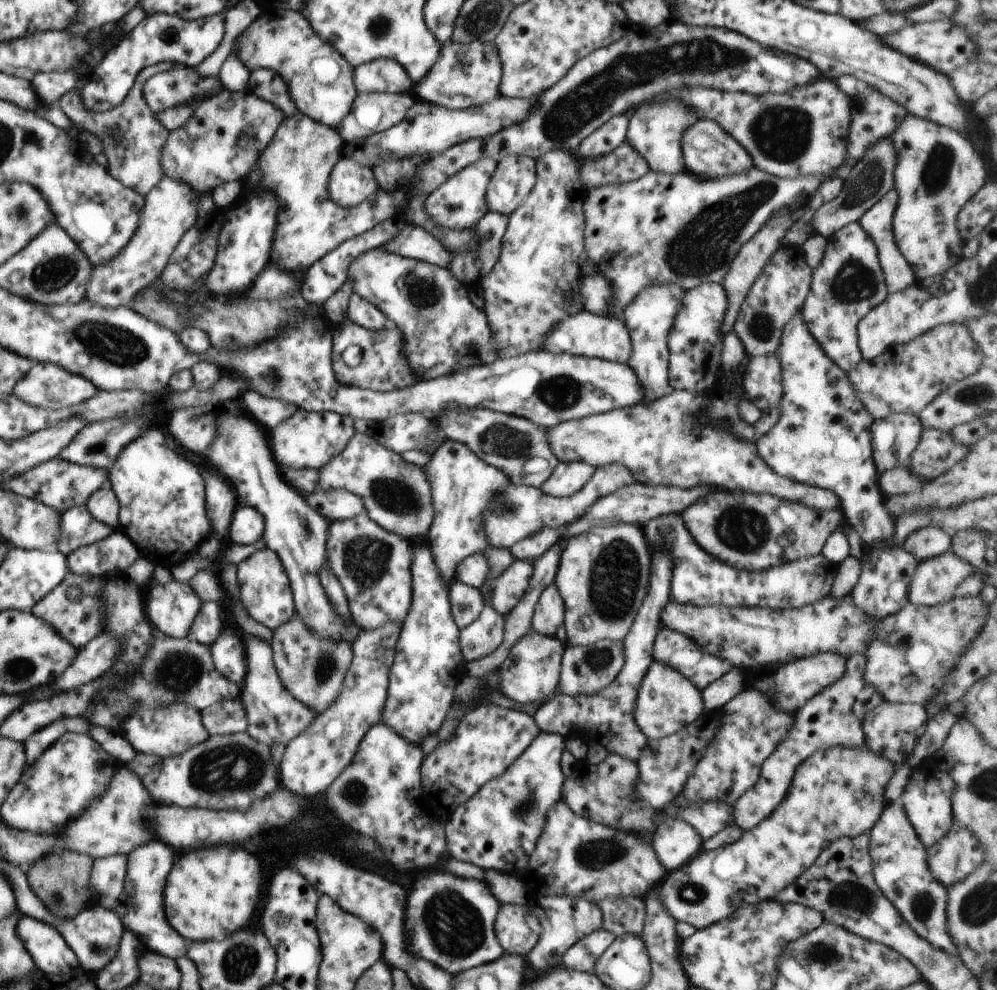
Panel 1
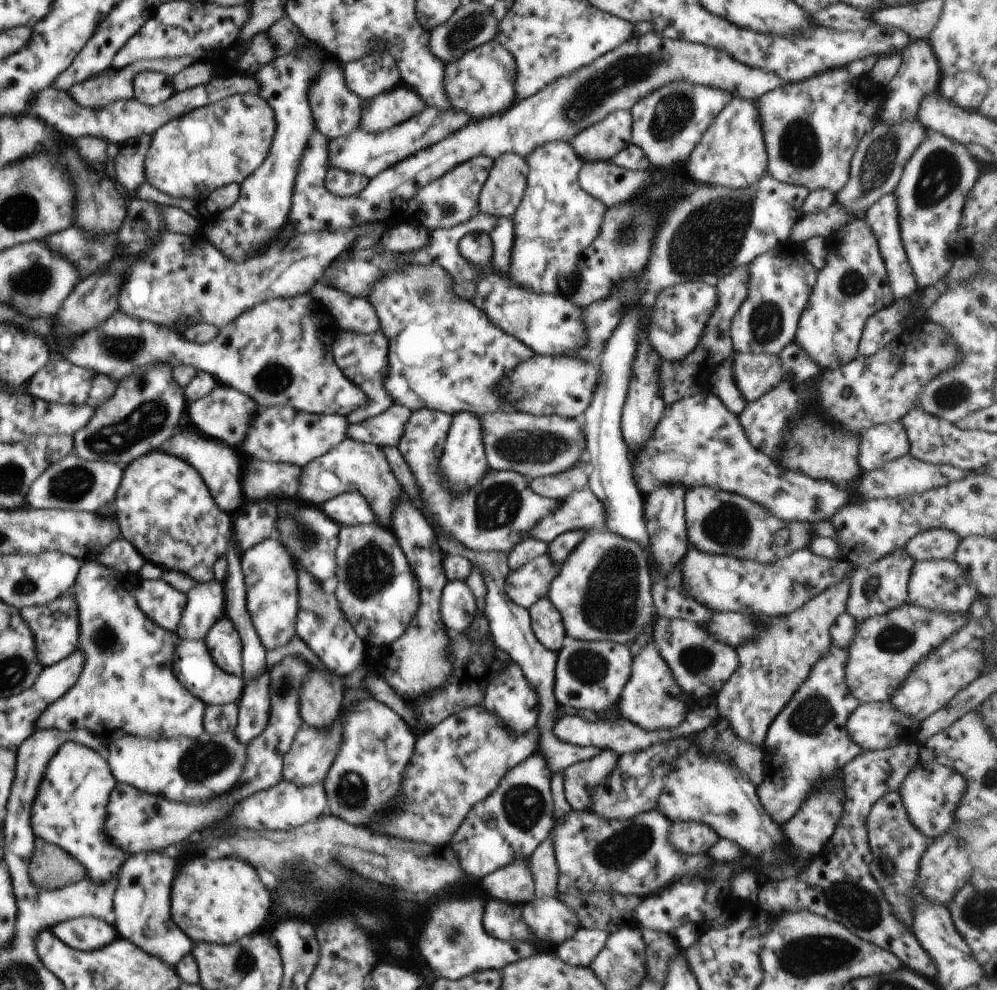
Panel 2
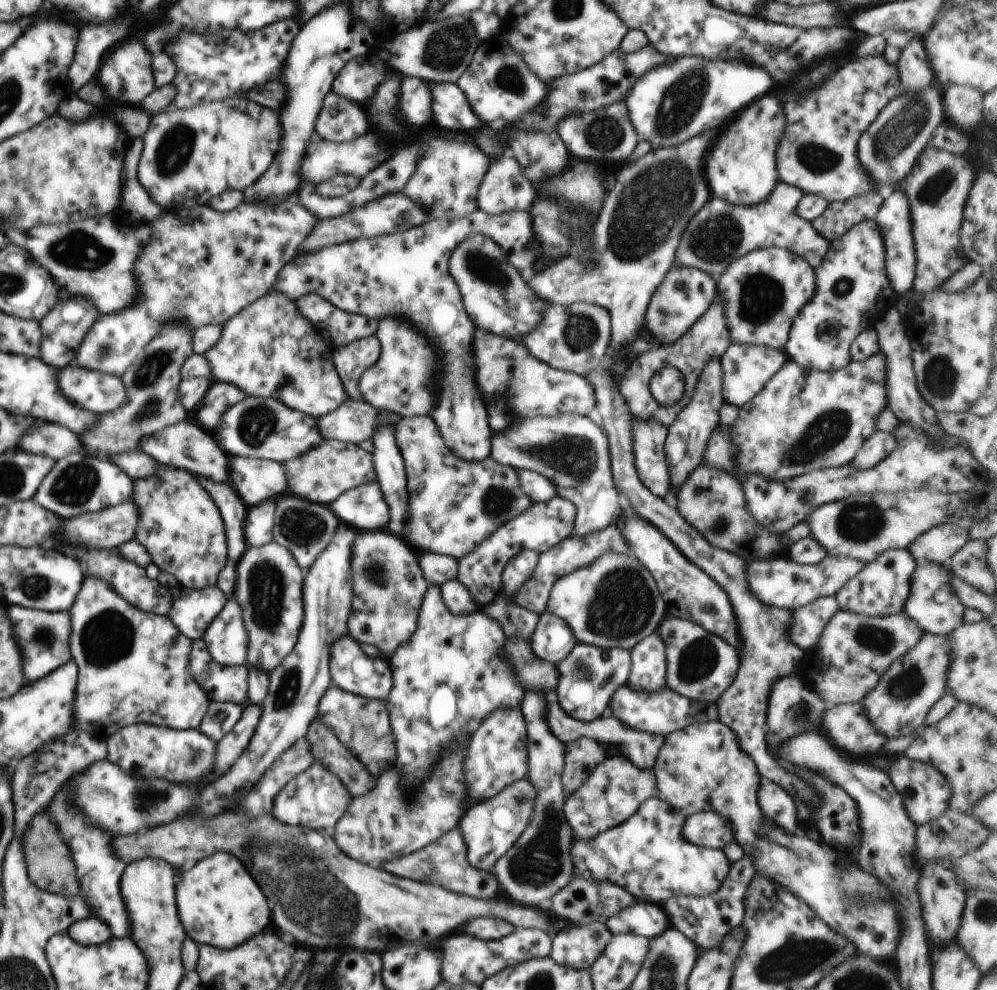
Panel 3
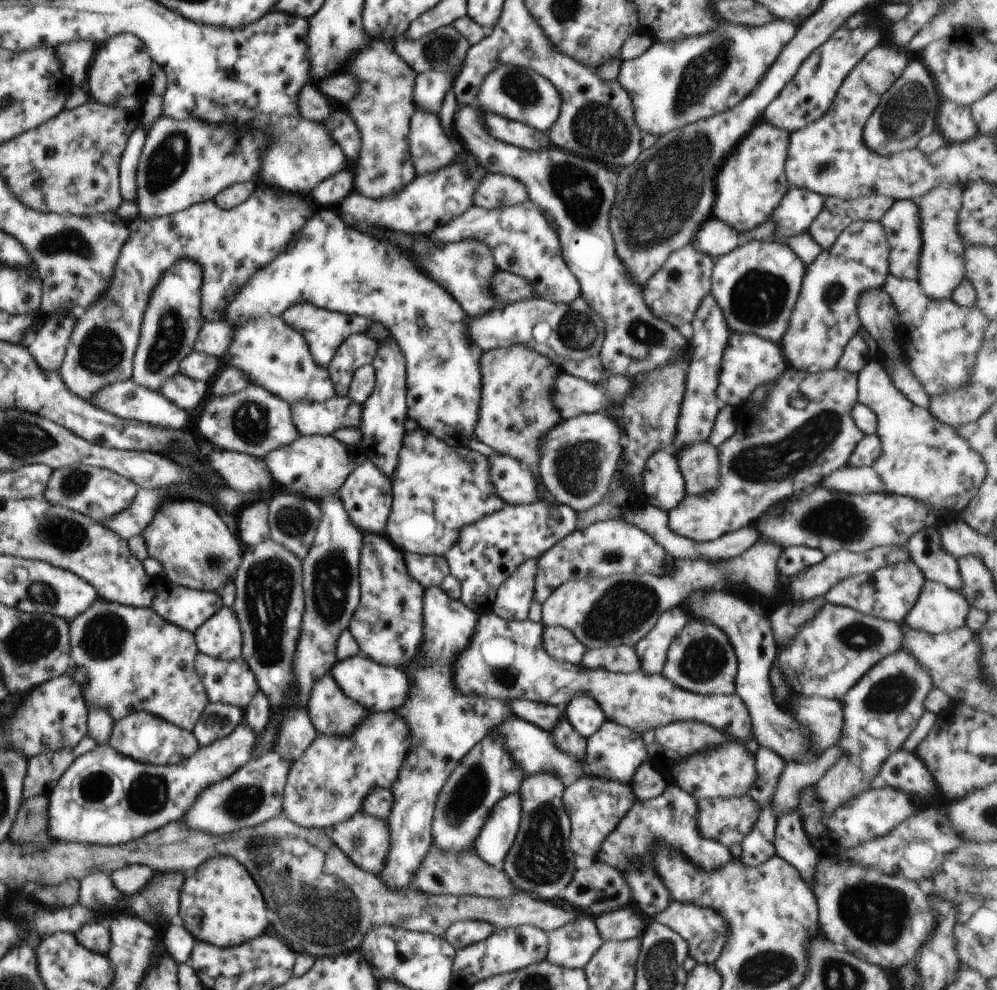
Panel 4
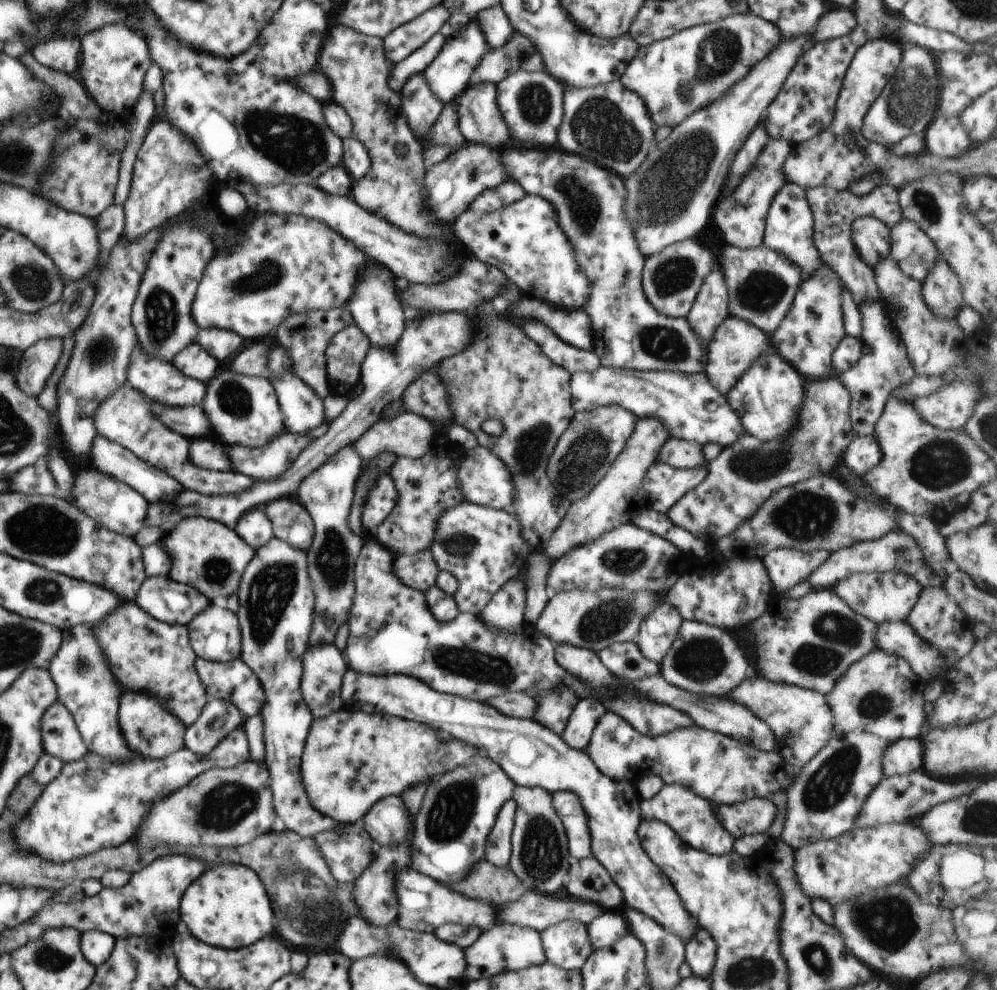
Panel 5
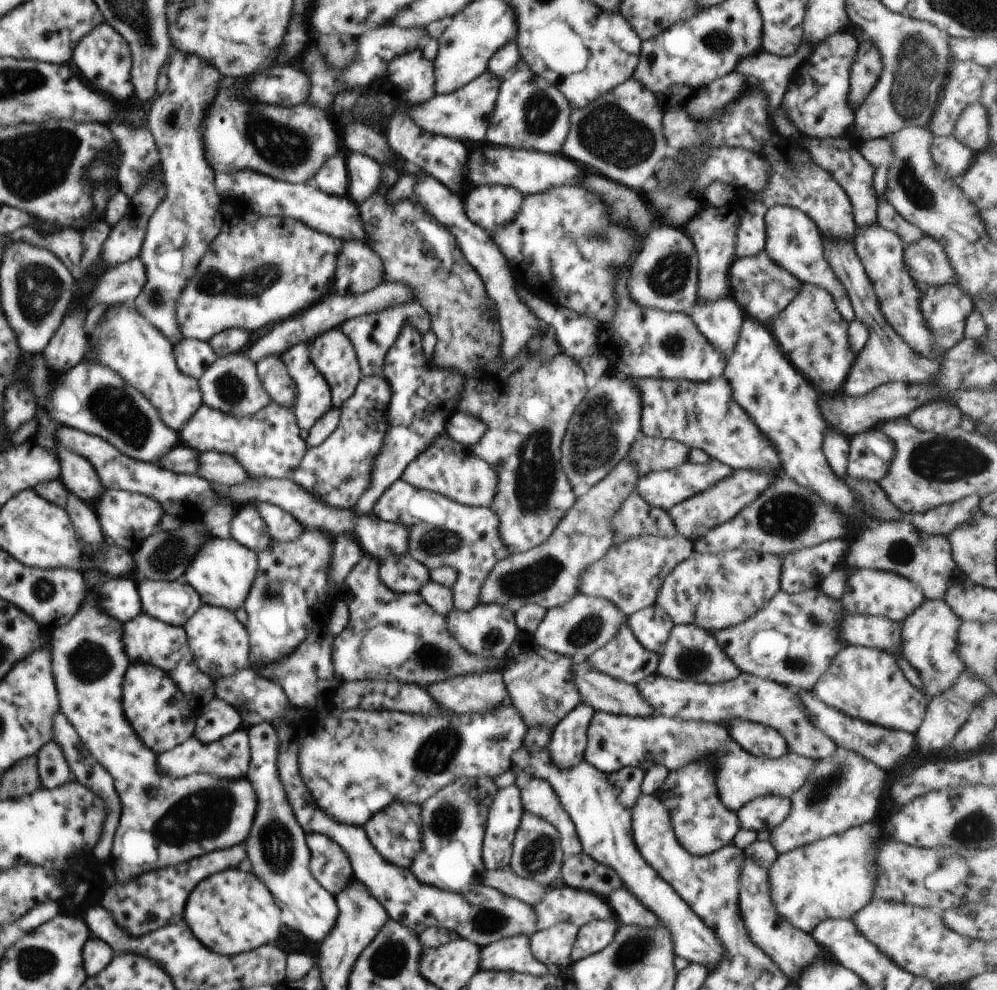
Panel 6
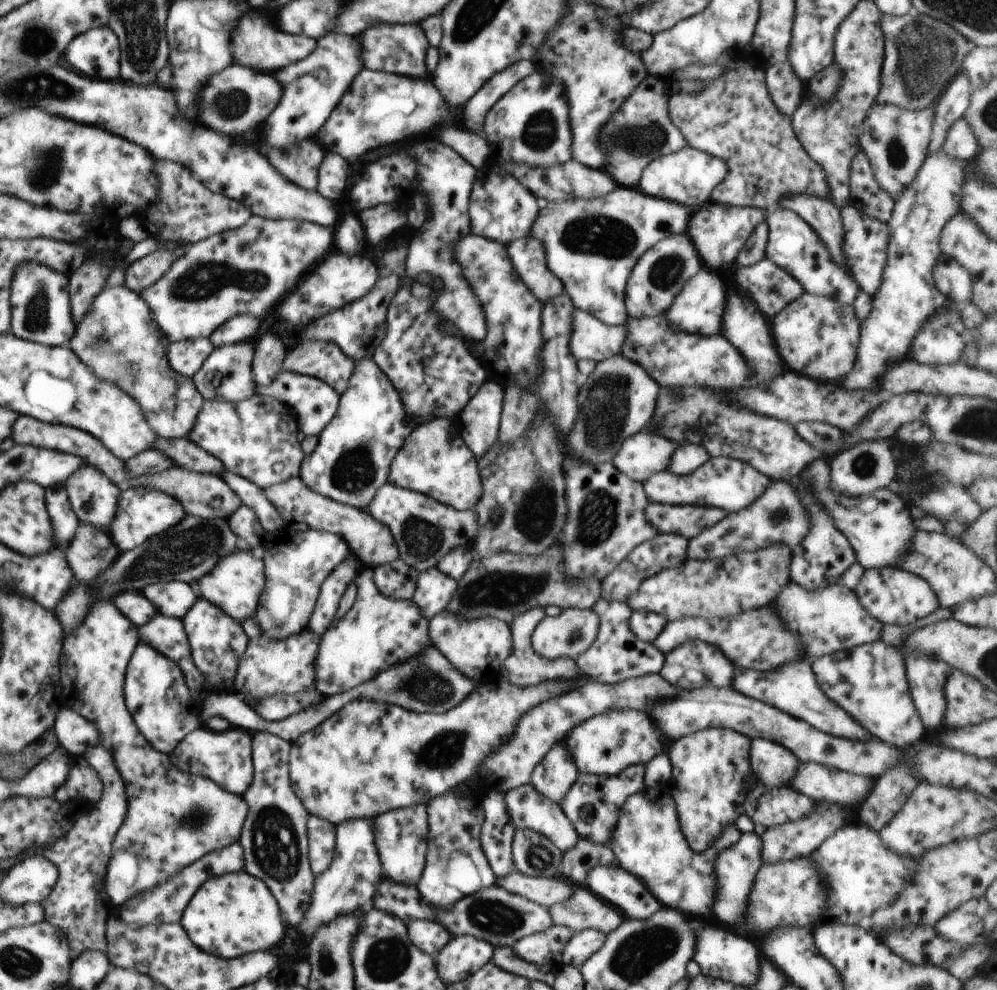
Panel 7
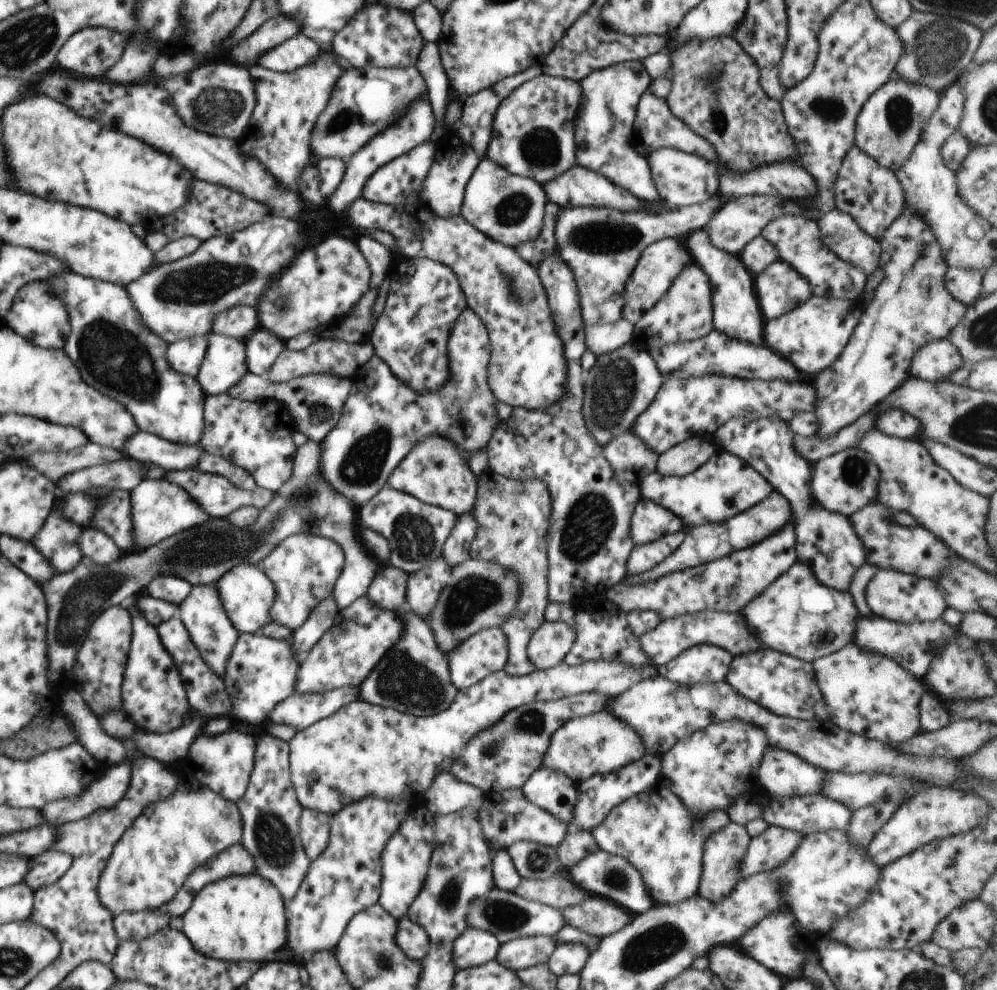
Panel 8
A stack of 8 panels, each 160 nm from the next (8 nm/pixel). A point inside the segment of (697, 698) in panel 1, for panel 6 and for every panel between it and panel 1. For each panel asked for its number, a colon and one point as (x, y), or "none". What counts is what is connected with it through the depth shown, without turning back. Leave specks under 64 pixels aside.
2: (651, 699)
3: (648, 672)
4: (652, 650)
5: (656, 634)
6: (651, 626)

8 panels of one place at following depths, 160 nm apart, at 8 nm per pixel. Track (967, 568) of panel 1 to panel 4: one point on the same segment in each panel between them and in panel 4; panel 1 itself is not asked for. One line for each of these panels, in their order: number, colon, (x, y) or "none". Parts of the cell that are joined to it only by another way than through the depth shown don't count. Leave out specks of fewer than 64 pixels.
2: (933, 584)
3: (933, 604)
4: (938, 609)

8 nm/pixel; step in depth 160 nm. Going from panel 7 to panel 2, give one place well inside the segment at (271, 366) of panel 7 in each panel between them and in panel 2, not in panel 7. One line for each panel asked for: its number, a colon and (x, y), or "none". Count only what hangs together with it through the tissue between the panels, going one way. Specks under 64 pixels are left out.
2: (385, 430)
3: (354, 421)
4: (325, 418)
5: (303, 410)
6: (272, 372)

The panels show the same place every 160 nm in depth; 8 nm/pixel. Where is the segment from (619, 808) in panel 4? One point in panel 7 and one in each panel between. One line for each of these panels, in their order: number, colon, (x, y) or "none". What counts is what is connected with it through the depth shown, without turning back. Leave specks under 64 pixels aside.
5: (568, 805)
6: (537, 796)
7: (528, 808)

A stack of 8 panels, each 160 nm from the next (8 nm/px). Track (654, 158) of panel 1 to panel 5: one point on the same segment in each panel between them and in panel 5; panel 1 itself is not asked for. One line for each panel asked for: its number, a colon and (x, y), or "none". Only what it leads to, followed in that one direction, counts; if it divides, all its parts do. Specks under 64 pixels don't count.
2: (667, 124)
3: (688, 96)
4: (672, 85)
5: (675, 77)

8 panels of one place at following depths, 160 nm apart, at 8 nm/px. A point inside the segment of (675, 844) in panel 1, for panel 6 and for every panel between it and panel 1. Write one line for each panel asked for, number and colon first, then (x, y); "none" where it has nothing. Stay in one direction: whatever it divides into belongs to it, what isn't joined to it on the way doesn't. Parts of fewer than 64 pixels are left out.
2: (691, 838)
3: (707, 828)
4: (718, 819)
5: (755, 815)
6: (764, 813)

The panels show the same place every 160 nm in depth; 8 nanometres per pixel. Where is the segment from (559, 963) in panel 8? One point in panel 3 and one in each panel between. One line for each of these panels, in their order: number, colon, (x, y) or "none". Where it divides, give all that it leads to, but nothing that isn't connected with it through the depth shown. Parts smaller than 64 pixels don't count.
3: (648, 920)
4: (625, 923)
5: (609, 926)
6: (597, 934)
7: (583, 944)

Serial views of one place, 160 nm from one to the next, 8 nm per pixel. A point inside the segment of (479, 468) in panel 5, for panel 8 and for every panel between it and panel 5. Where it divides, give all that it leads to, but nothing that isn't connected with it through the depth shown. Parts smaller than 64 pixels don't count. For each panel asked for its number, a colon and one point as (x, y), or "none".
6: (453, 470)
7: (435, 461)
8: (434, 471)

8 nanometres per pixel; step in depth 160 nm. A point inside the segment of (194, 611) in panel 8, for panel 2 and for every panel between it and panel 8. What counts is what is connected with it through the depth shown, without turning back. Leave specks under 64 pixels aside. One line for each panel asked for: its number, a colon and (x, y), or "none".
2: (223, 641)
3: (226, 638)
4: (220, 637)
5: (215, 635)
6: (219, 641)
7: (217, 640)

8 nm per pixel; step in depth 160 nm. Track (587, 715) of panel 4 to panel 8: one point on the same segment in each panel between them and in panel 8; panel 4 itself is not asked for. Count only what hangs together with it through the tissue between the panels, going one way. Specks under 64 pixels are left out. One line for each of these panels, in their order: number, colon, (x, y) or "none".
5: (585, 715)
6: (568, 741)
7: (556, 772)
8: (553, 791)

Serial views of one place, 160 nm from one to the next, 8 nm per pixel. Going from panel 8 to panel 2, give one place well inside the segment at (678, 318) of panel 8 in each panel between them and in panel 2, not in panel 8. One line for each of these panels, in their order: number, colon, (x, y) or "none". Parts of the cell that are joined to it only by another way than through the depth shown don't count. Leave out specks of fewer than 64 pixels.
2: (756, 374)
3: (746, 369)
4: (748, 362)
5: (736, 345)
6: (720, 321)
7: (699, 307)

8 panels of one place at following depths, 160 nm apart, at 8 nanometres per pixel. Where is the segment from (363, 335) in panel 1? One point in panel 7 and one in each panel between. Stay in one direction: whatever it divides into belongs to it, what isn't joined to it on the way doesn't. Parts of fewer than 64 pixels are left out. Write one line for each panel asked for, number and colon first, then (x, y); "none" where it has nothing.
2: (363, 358)
3: (351, 360)
4: (357, 350)
5: (346, 352)
6: (333, 354)
7: (324, 360)

